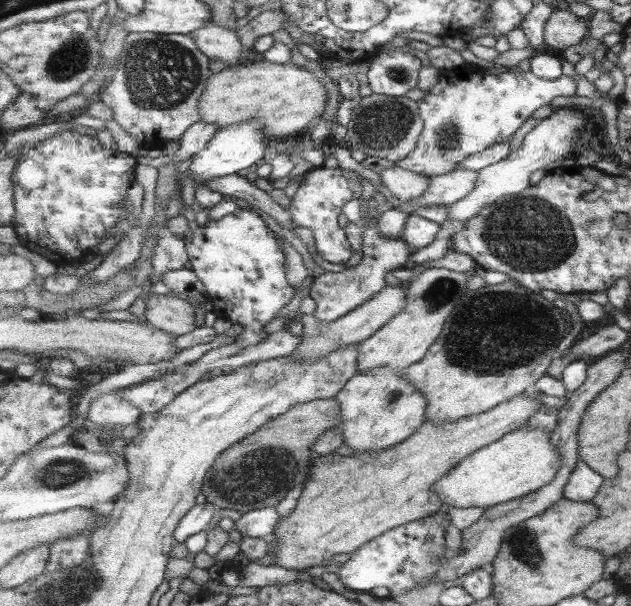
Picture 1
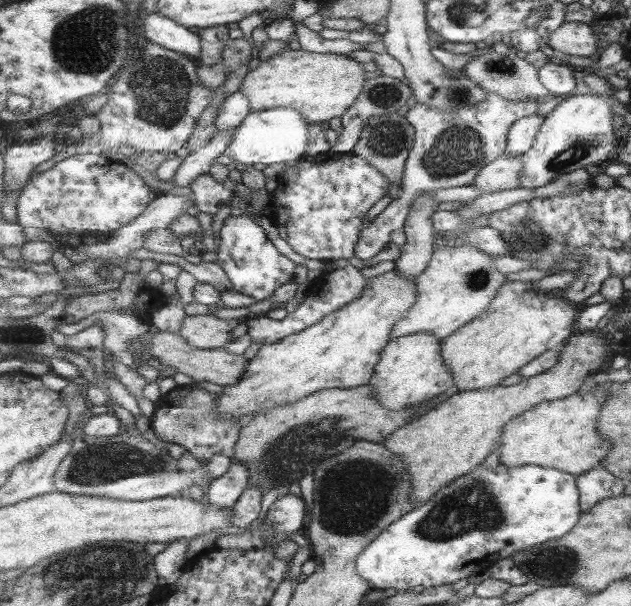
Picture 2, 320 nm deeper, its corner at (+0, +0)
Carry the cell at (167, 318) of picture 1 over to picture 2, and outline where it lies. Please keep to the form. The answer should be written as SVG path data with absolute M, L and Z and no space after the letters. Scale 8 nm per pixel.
M213 315L187 316L179 334L200 349L221 348L233 342L234 322Z

